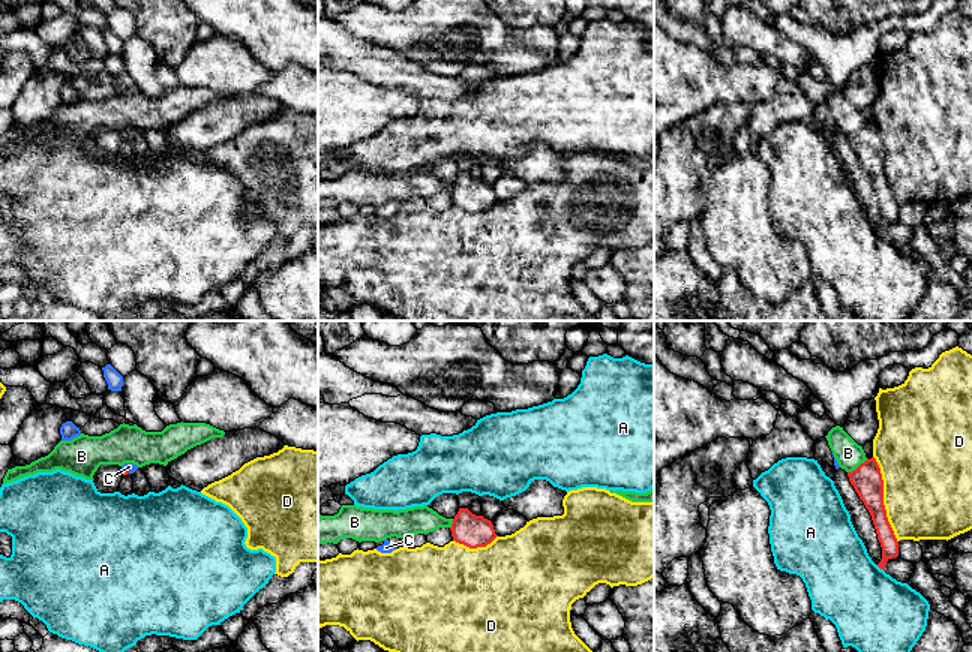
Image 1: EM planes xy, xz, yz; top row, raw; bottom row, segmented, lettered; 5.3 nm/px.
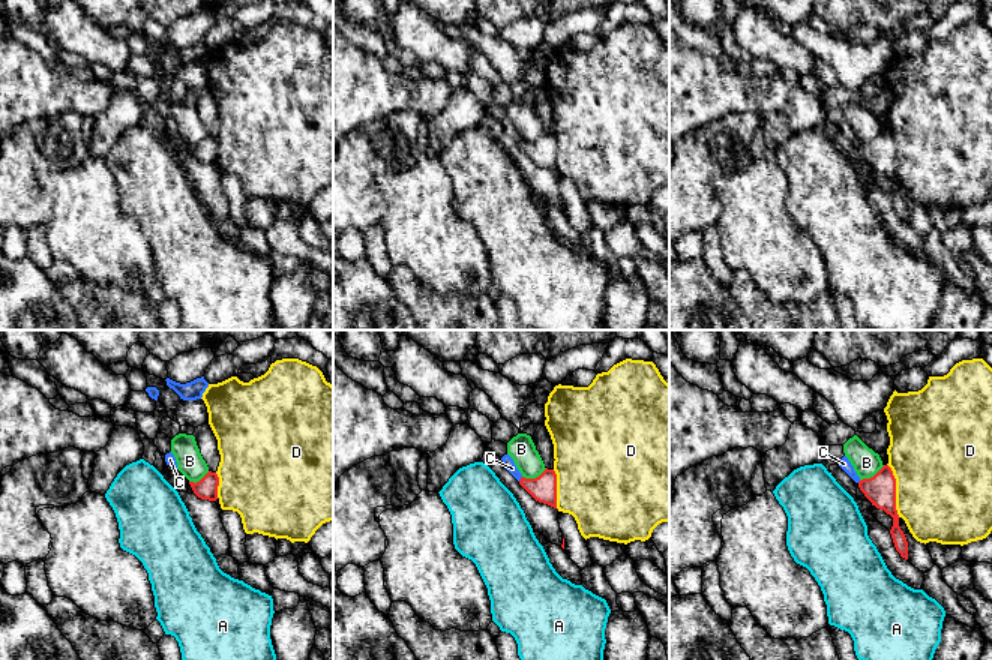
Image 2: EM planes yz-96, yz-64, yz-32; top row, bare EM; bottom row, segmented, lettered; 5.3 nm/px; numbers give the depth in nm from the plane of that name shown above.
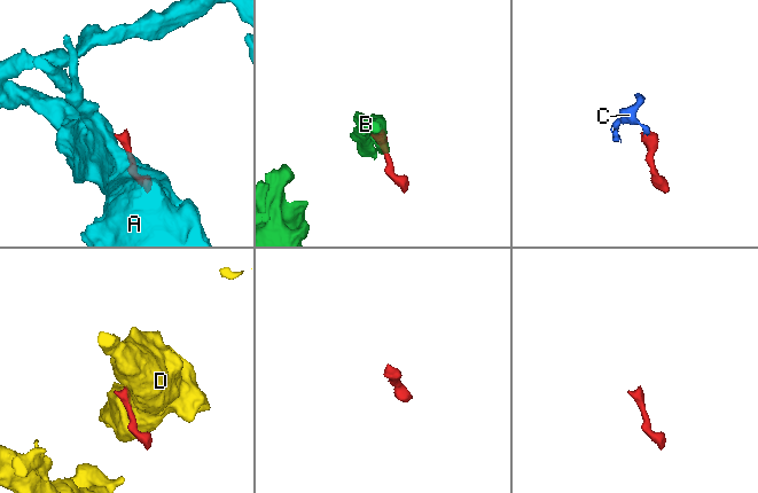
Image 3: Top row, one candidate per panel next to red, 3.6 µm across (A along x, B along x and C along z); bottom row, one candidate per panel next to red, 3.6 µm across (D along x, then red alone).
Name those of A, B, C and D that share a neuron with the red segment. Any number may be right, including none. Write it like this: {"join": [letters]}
{"join": ["C"]}

